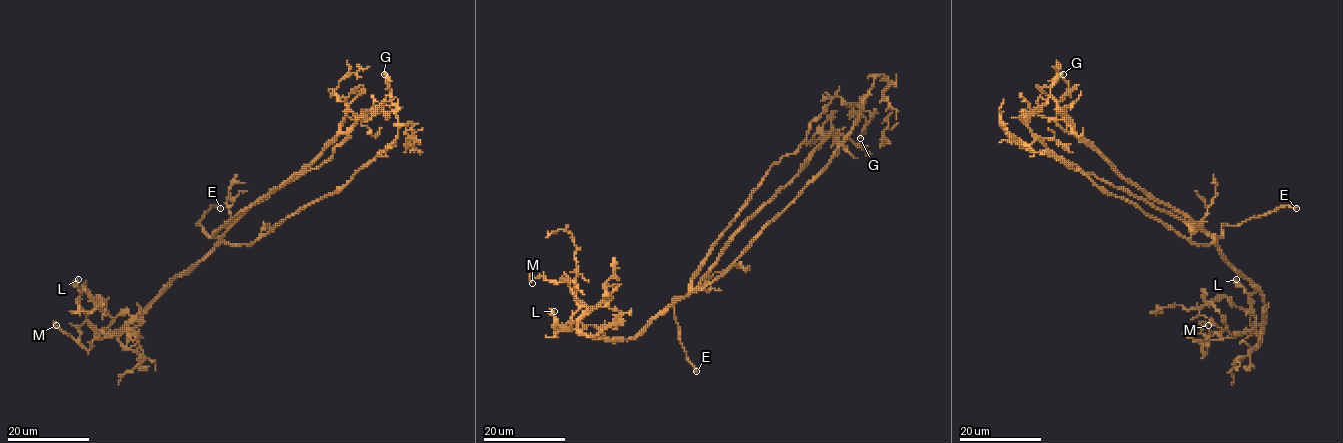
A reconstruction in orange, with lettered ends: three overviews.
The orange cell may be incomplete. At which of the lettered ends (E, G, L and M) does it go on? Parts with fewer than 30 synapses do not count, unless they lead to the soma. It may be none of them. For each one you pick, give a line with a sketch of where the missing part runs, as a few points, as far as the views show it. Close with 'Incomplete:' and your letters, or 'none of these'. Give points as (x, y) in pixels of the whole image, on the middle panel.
E: (696, 371), (706, 377), (667, 390), (656, 401), (653, 416), (659, 423)
Incomplete: E

